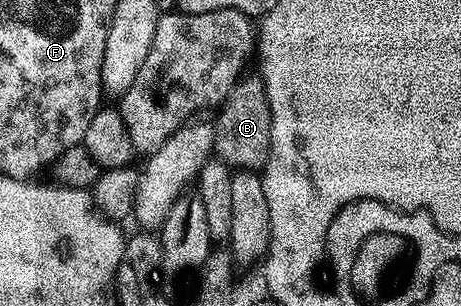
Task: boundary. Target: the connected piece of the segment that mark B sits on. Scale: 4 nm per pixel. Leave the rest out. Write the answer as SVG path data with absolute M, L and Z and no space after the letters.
M252 72L249 78L241 77L232 85L231 92L224 99L219 110L220 115L214 118L215 157L221 158L227 166L236 170L263 171L265 164L272 156L272 141L270 140L272 117L264 79L256 72Z

